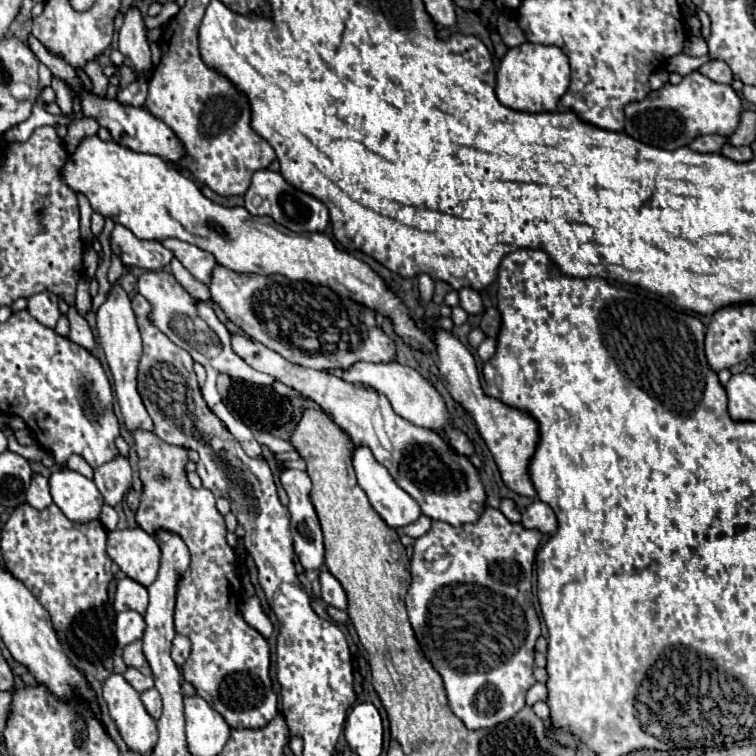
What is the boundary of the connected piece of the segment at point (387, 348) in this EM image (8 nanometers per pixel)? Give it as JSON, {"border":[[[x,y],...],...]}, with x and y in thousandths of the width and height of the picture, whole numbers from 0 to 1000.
{"border":[[[287,352],[282,357],[279,368],[279,392],[282,399],[295,407],[300,421],[313,429],[324,442],[329,442],[332,450],[351,455],[353,460],[364,463],[374,474],[380,474],[388,481],[414,487],[414,489],[435,489],[435,487],[462,487],[475,476],[483,479],[515,479],[522,474],[522,455],[520,450],[499,431],[496,415],[464,397],[456,397],[446,392],[438,381],[430,378],[414,378],[409,373],[393,373],[361,362],[361,365],[345,365],[345,362],[316,362],[298,352]]]}

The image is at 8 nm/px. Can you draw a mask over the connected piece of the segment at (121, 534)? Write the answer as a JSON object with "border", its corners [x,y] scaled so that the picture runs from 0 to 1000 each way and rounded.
{"border":[[[184,696],[144,704],[142,733],[171,765],[189,775],[197,775],[208,765],[210,720]]]}

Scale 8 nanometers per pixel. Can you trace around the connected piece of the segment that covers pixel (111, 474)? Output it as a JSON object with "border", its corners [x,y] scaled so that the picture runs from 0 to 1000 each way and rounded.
{"border":[[[152,603],[147,611],[126,619],[123,638],[139,659],[139,667],[152,669],[163,661],[165,651],[173,646],[173,616],[165,603]]]}

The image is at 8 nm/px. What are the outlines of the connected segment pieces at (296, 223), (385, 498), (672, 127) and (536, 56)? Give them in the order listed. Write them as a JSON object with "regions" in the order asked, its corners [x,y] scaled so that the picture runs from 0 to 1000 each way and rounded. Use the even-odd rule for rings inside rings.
{"regions":[[[[340,225],[335,230],[332,238],[332,249],[324,257],[324,275],[335,283],[335,286],[358,286],[366,296],[390,304],[390,307],[427,307],[435,296],[435,278],[427,267],[422,267],[419,262],[388,249],[385,243],[377,241],[377,235],[369,228],[361,225]],[[343,257],[348,262],[345,272],[335,272],[332,262]]],[[[467,590],[467,619],[472,624],[472,635],[475,635],[475,643],[483,648],[491,669],[501,677],[501,683],[517,696],[517,698],[530,698],[530,696],[538,696],[544,690],[549,690],[554,683],[557,683],[557,675],[554,675],[554,667],[517,632],[515,622],[509,616],[504,616],[496,603],[491,601],[491,595],[485,590]]],[[[914,95],[898,111],[882,108],[877,116],[861,119],[856,130],[829,138],[827,177],[858,193],[896,198],[930,177],[967,180],[978,164],[978,153],[980,132],[964,111],[948,111],[925,95]]],[[[694,56],[676,63],[657,93],[655,124],[660,135],[671,143],[689,148],[731,148],[739,130],[753,114],[753,79],[737,61],[718,61]]]]}

